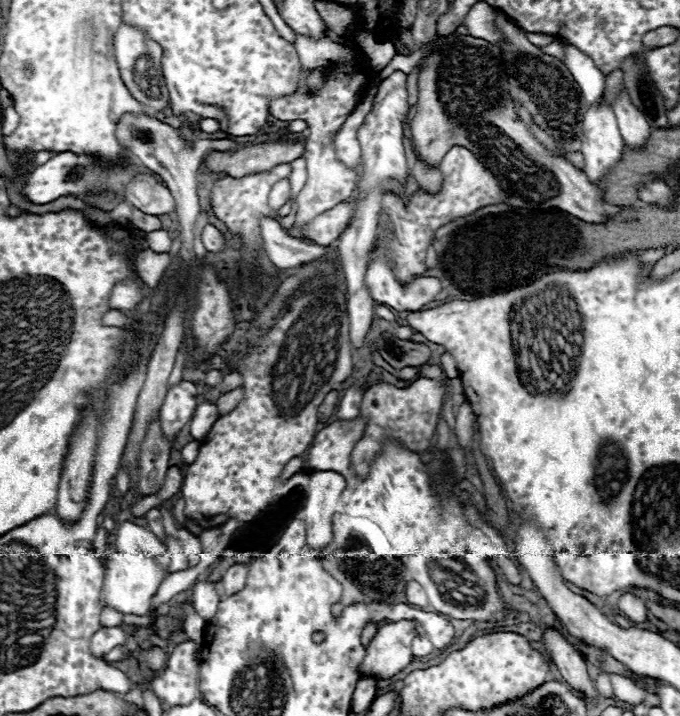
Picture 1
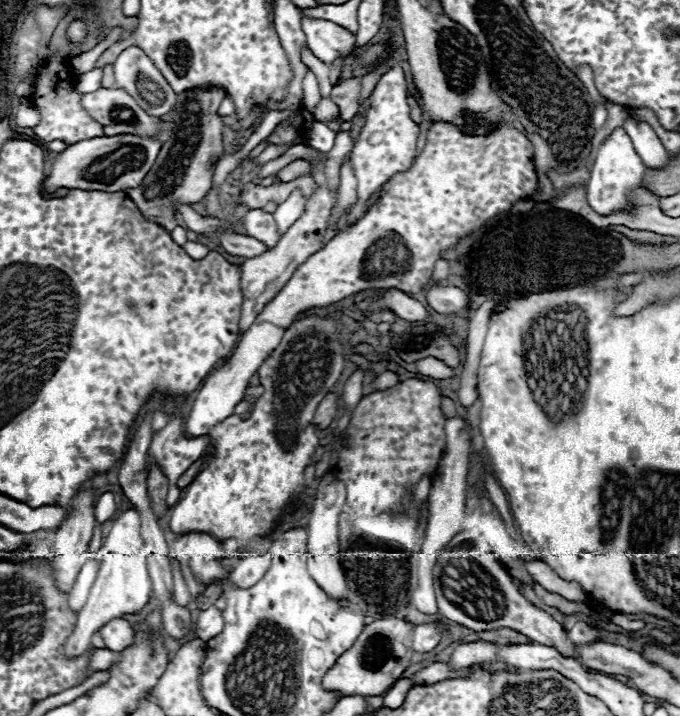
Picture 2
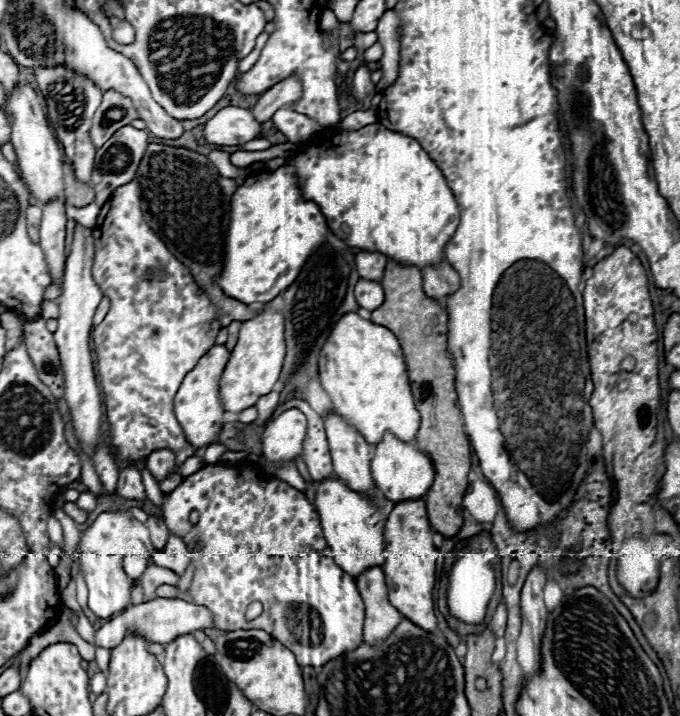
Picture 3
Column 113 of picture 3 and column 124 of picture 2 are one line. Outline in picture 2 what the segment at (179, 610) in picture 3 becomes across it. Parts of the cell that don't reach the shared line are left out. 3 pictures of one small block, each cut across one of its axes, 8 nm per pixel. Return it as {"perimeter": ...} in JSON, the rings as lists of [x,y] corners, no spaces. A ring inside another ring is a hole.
{"perimeter":[[[114,618],[112,622],[104,624],[100,632],[102,632],[106,648],[112,652],[120,652],[134,642],[134,630],[130,622],[126,622],[124,618]]]}

